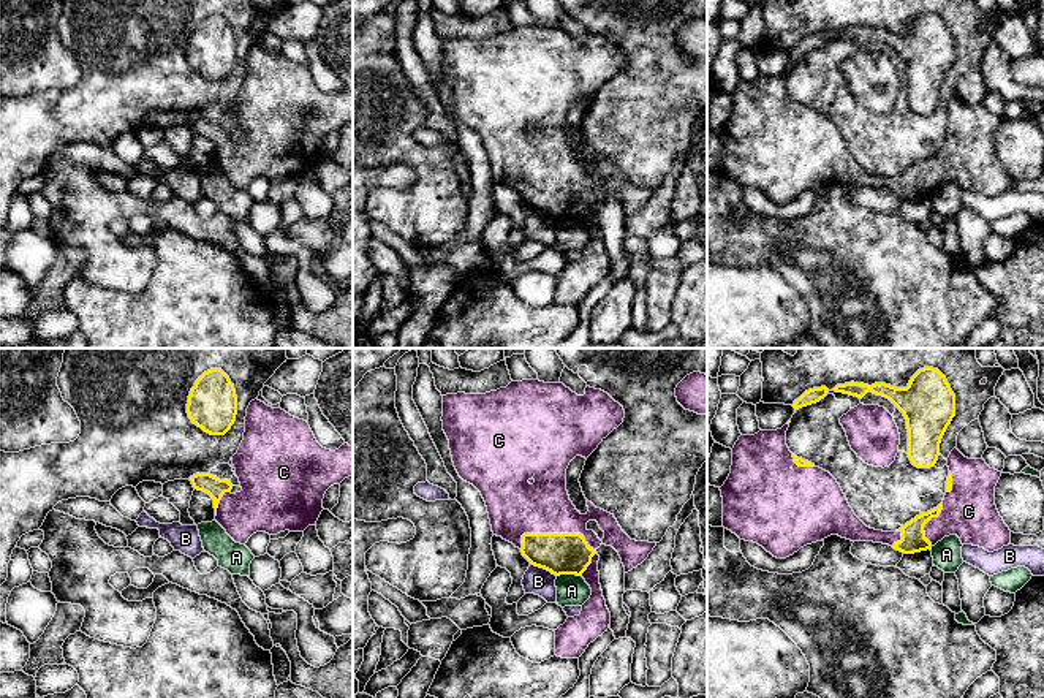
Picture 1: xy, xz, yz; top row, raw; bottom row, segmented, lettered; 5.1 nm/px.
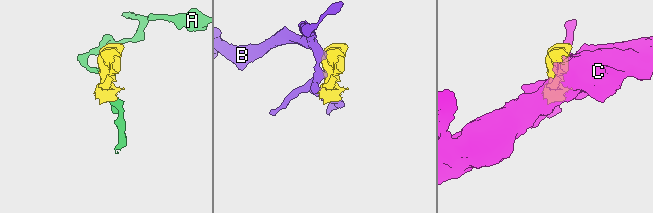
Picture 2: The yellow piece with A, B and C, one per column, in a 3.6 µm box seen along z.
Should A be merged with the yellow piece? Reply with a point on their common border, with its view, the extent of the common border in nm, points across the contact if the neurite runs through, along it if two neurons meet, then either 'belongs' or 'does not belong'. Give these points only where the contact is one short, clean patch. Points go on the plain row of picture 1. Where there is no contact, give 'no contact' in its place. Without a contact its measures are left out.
xz (568, 219) | 130 nm | along xz (581, 220), (557, 222) | does not belong

